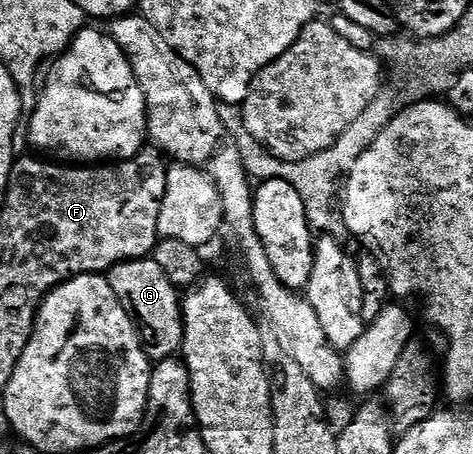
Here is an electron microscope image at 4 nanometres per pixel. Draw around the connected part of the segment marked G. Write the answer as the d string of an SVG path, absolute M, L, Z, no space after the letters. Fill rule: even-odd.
M137 258L116 264L108 272L112 292L121 300L122 307L127 310L138 327L138 335L142 338L142 345L146 347L146 355L151 363L165 362L173 358L182 349L182 298L179 287L168 280L164 268L156 264L156 260Z

